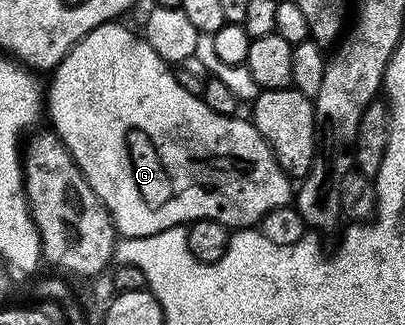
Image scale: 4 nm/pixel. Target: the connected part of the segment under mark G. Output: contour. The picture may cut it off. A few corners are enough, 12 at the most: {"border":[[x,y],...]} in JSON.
{"border":[[107,23],[50,121],[122,237],[292,201],[254,126]]}

